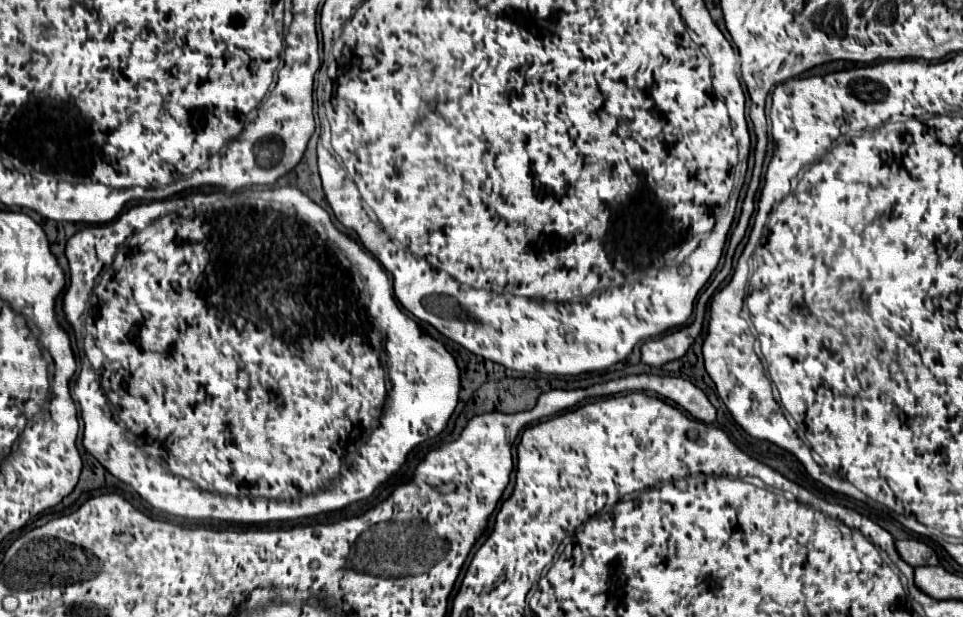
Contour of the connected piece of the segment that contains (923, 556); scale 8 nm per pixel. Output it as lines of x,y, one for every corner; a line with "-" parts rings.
895,540
897,554
909,564
909,566
931,566
937,564
937,554
919,540

